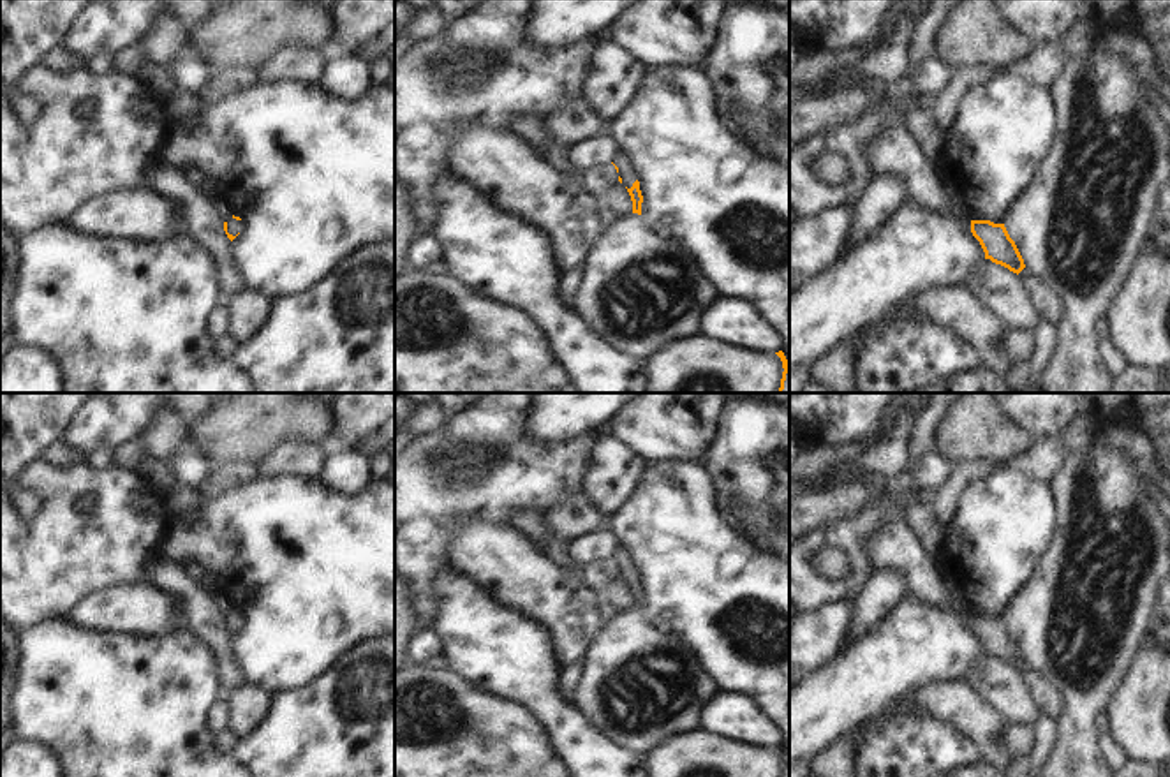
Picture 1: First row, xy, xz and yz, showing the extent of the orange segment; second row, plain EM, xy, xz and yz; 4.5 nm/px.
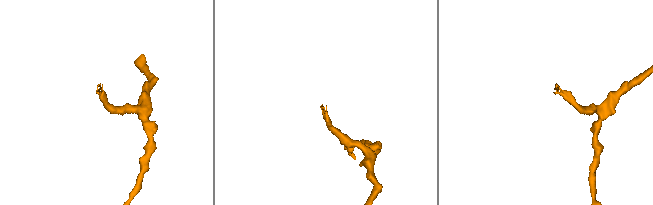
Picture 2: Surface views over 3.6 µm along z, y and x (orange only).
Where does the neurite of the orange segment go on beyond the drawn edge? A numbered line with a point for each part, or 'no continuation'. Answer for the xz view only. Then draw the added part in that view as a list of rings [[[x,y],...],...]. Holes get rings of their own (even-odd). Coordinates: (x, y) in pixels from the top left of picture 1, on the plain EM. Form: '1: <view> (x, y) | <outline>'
1: xz (626, 566) | [[[618,543],[613,559],[618,562],[618,571],[622,573],[622,580],[631,583],[633,578],[638,574],[633,564],[631,553],[624,544]]]

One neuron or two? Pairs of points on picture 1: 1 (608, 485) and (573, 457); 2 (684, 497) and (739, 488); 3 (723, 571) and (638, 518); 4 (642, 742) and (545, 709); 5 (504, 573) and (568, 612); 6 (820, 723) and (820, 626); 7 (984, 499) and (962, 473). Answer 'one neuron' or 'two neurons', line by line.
1: two neurons
2: two neurons
3: one neuron
4: two neurons
5: one neuron
6: two neurons
7: two neurons

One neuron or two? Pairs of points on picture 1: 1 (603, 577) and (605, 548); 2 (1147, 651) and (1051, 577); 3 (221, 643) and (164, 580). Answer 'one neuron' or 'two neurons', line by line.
1: two neurons
2: two neurons
3: one neuron

